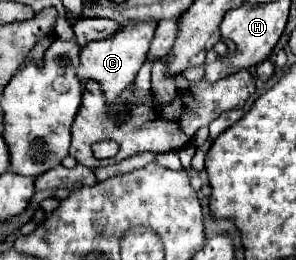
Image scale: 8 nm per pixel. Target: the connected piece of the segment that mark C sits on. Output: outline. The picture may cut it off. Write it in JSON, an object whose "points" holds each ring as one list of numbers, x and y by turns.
{"points":[[142,21,138,25,124,25,124,29,118,31,116,35,102,41,92,41,88,43,88,47,82,47,80,65,76,71,80,77,80,83,86,83,88,79,96,81,100,89,104,89,106,101,112,103,136,79,136,73,146,61,146,51,154,37,154,29,156,29,154,21]]}

